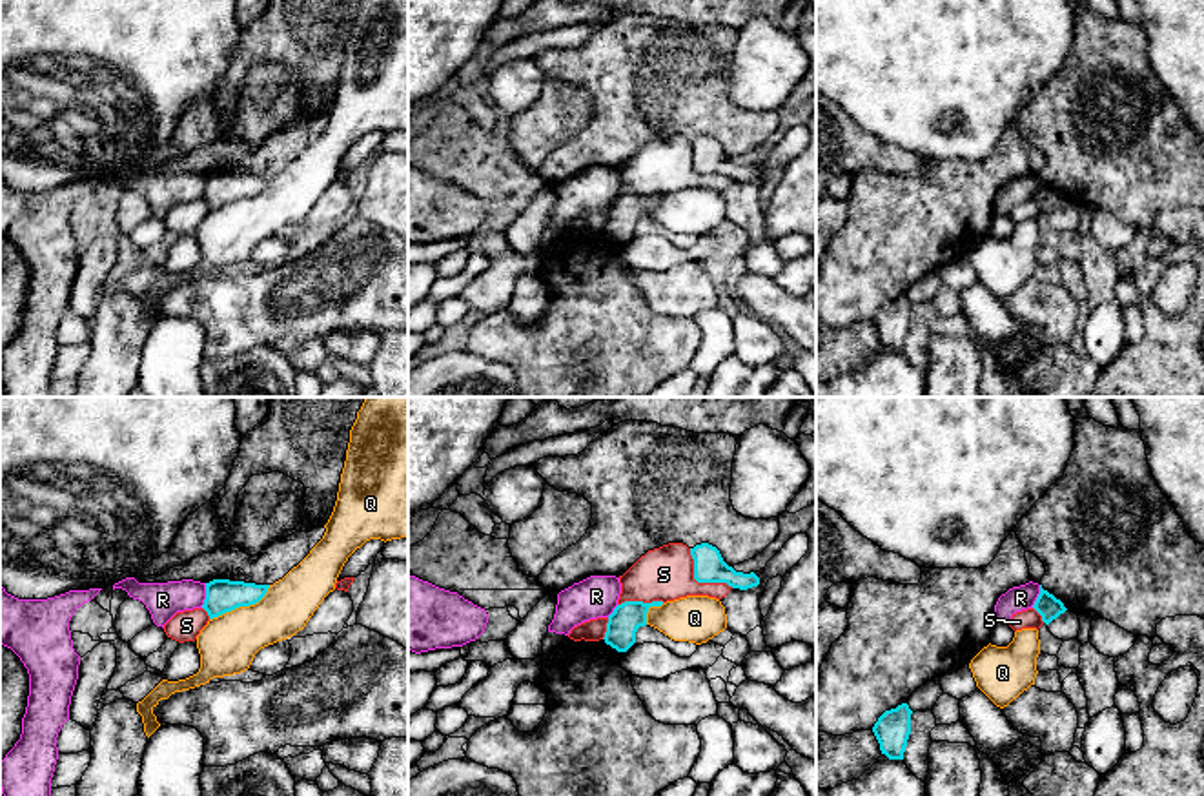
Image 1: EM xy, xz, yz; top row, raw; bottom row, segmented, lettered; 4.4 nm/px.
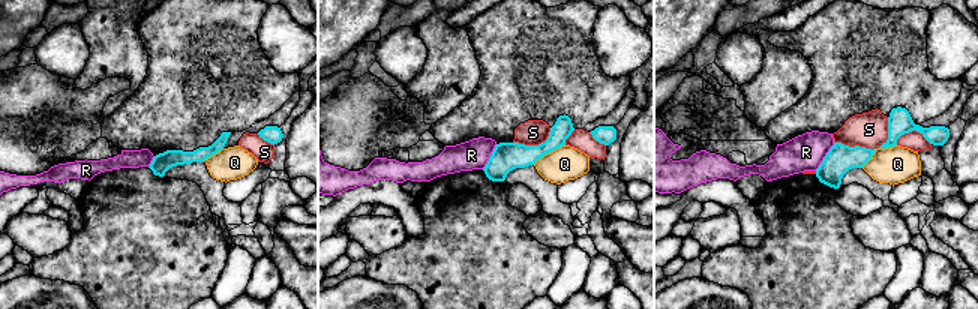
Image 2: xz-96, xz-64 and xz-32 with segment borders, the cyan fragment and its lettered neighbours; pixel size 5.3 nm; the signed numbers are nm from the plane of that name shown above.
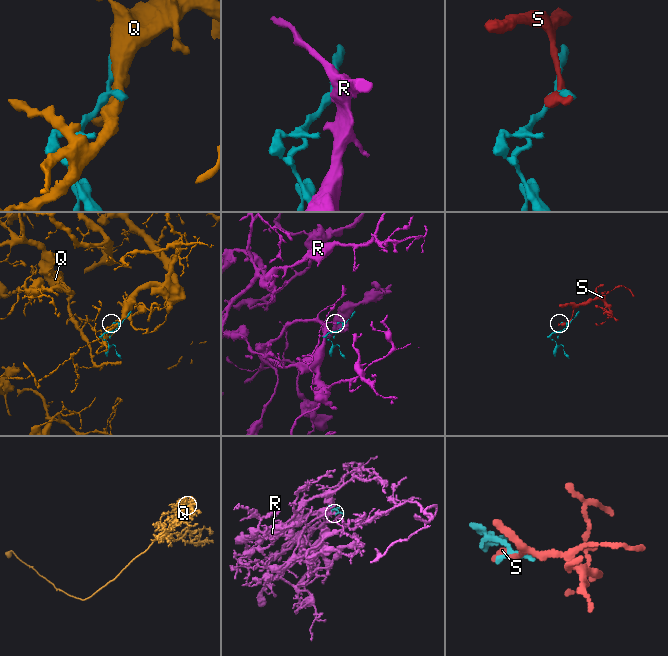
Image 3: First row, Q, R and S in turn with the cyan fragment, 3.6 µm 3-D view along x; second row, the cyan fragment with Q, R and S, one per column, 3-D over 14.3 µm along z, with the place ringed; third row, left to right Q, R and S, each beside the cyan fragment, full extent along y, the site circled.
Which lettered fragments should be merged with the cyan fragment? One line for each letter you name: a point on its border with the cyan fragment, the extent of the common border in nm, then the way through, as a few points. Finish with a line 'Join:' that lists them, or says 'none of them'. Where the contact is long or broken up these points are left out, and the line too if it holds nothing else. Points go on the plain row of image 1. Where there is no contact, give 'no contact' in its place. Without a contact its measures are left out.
Join: none of them

